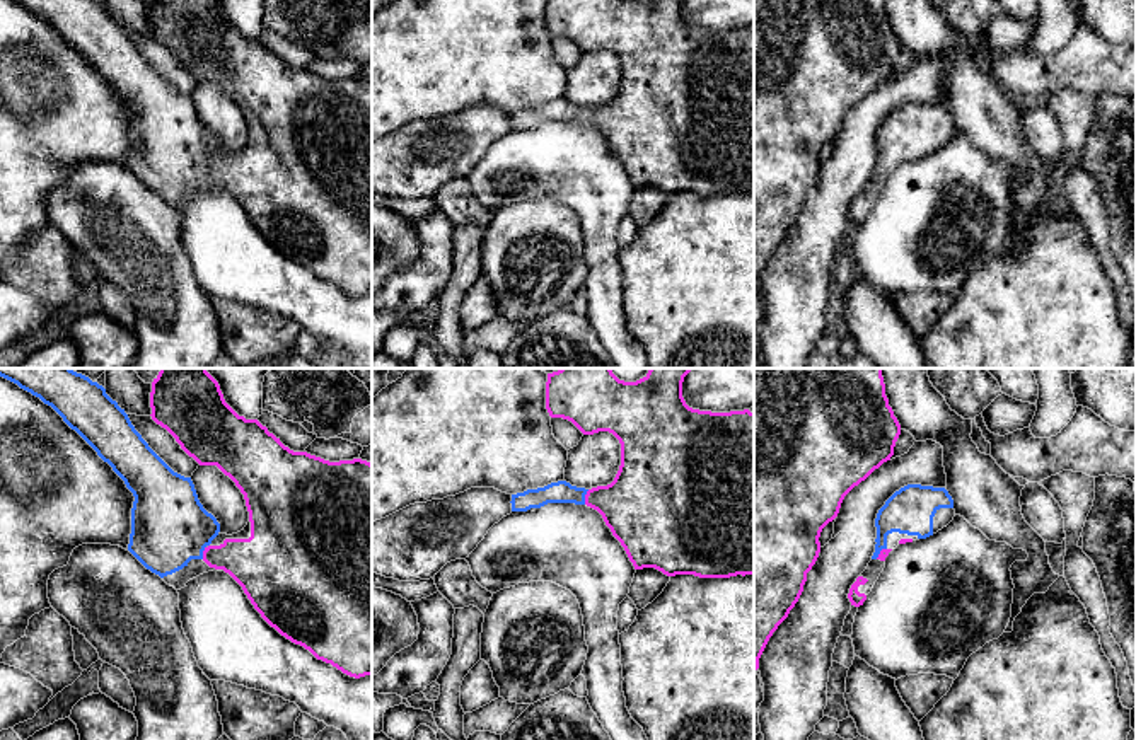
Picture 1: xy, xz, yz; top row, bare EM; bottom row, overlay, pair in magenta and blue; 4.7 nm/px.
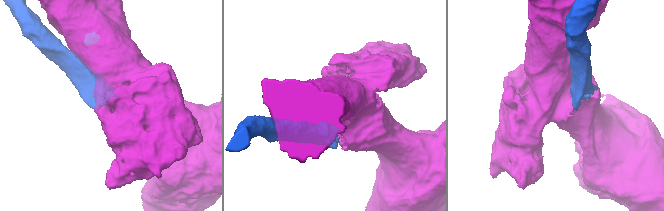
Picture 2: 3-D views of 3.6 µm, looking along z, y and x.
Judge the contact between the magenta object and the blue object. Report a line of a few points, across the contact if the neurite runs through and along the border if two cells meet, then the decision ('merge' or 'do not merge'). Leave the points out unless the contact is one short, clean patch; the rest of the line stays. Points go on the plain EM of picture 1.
line xz (637, 125), (585, 115), (562, 109); merge

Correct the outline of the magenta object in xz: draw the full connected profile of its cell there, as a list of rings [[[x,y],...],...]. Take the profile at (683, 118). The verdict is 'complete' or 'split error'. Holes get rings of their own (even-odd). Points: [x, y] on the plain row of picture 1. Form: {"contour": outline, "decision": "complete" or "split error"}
{"contour": [[[546,0],[546,27],[551,36],[571,39],[583,53],[599,49],[612,51],[621,61],[621,84],[614,99],[592,107],[571,104],[566,99],[551,101],[544,106],[512,113],[512,130],[527,130],[548,121],[575,121],[597,128],[612,153],[624,165],[635,188],[655,186],[667,194],[694,193],[699,196],[730,196],[754,193],[754,31],[749,27],[730,31],[711,31],[693,27],[682,15],[682,0]]], "decision": "split error"}

